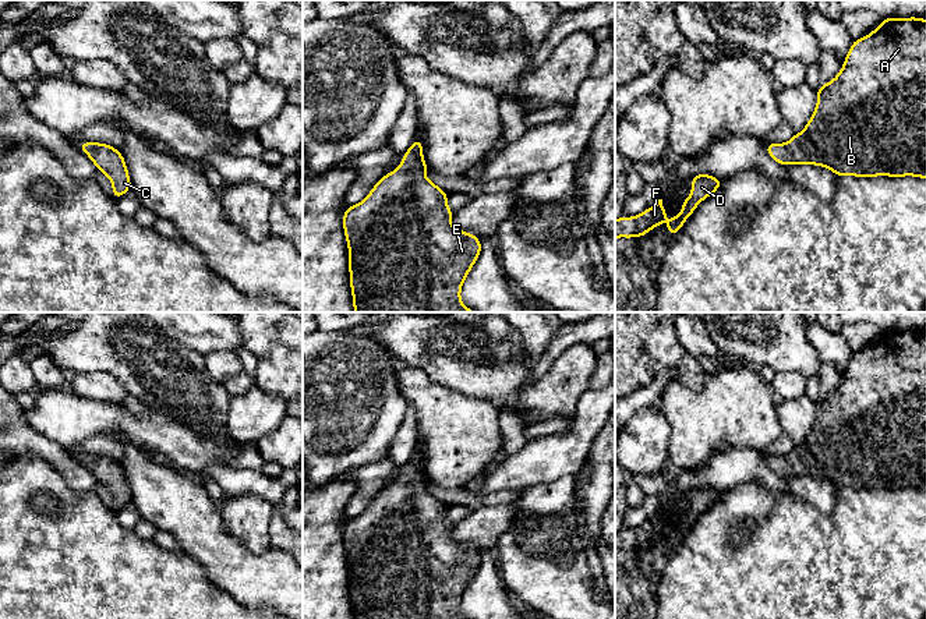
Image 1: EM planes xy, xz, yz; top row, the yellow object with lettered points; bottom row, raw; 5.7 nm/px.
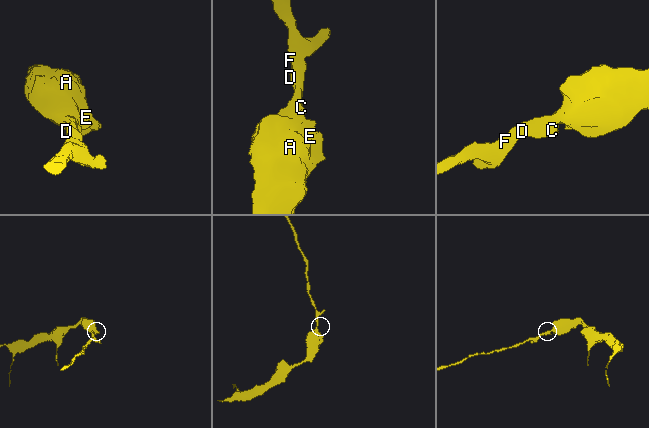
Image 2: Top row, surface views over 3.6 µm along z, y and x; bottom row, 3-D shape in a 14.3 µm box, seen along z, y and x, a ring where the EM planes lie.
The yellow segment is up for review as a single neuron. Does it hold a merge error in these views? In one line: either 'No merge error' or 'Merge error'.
No merge error

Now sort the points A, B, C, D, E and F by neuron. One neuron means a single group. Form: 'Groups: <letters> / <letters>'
Groups: A B C D E F

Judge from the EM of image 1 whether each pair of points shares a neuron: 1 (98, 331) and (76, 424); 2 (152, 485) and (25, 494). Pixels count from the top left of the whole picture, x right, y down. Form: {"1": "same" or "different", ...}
{"1": "different", "2": "different"}

